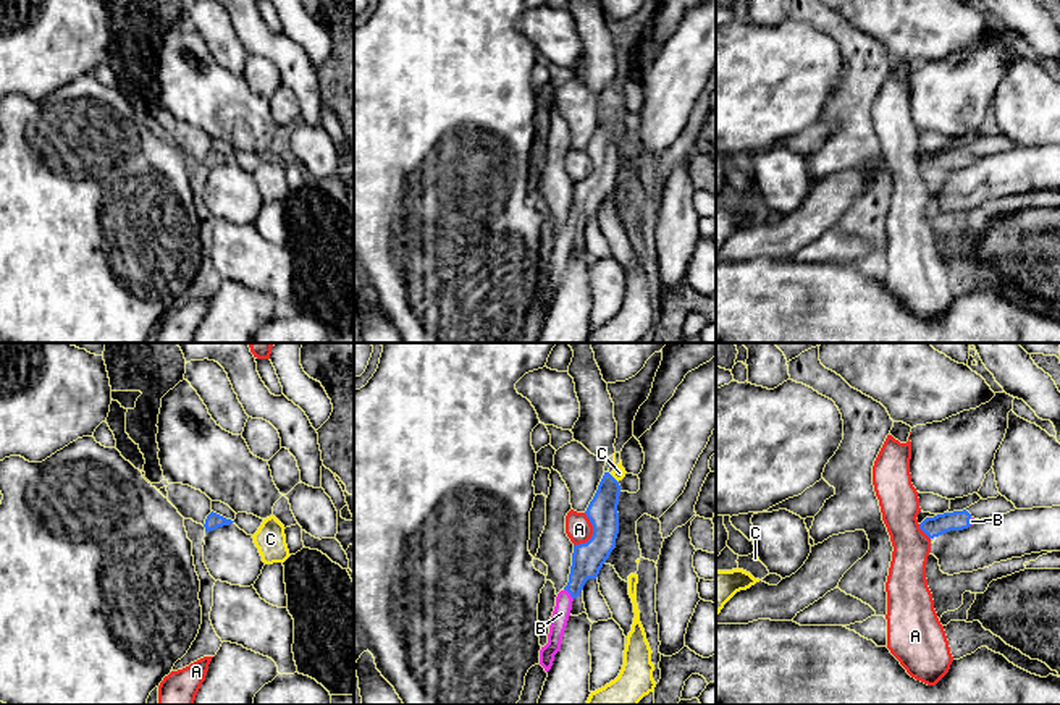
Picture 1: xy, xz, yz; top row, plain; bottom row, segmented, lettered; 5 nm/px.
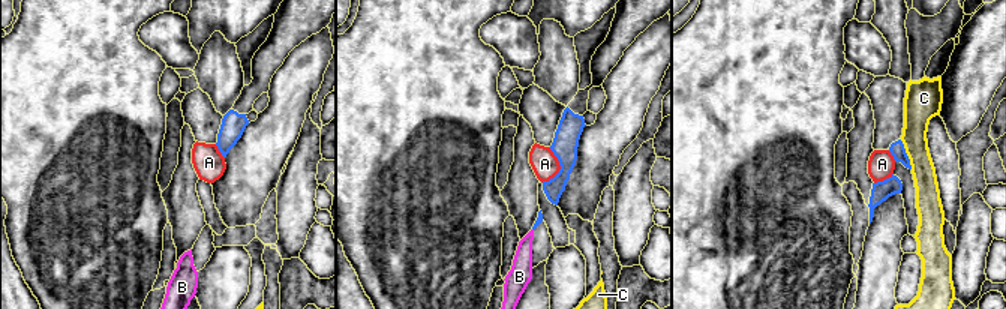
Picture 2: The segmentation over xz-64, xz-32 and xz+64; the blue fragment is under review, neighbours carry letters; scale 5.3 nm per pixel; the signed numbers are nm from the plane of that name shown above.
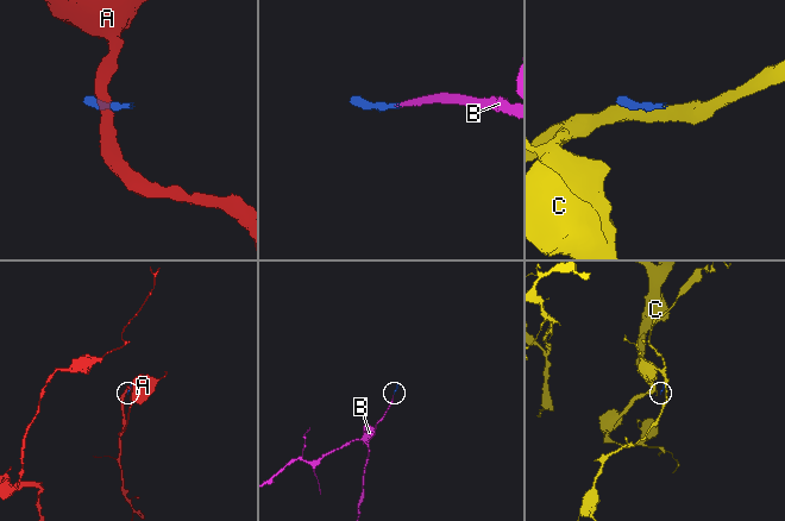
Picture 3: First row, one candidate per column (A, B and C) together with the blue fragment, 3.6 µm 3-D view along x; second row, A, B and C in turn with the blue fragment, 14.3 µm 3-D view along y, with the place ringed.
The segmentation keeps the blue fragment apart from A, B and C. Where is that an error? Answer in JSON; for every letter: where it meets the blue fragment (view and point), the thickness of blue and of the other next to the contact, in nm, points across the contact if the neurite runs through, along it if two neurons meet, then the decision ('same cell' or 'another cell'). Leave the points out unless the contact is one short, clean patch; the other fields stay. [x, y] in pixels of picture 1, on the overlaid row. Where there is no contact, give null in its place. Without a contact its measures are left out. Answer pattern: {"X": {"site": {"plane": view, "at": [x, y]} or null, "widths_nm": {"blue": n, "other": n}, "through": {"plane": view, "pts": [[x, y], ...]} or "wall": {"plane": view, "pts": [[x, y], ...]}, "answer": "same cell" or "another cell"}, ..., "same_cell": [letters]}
{"A": {"site": {"plane": "xz", "at": [593, 534]}, "widths_nm": {"blue": 160, "other": 140}, "wall": {"plane": "xz", "pts": [[584, 513], [592, 526], [592, 536], [585, 542], [574, 545]]}, "answer": "another cell"}, "B": {"site": {"plane": "xz", "at": [569, 592]}, "widths_nm": {"blue": 160, "other": 90}, "through": {"plane": "xz", "pts": [[587, 560], [576, 586], [569, 592], [561, 613]]}, "answer": "same cell"}, "C": {"site": {"plane": "xz", "at": [614, 479]}, "widths_nm": {"blue": 150, "other": 70}, "wall": {"plane": "xz", "pts": [[609, 474], [618, 482]]}, "answer": "another cell"}, "same_cell": ["B"]}

